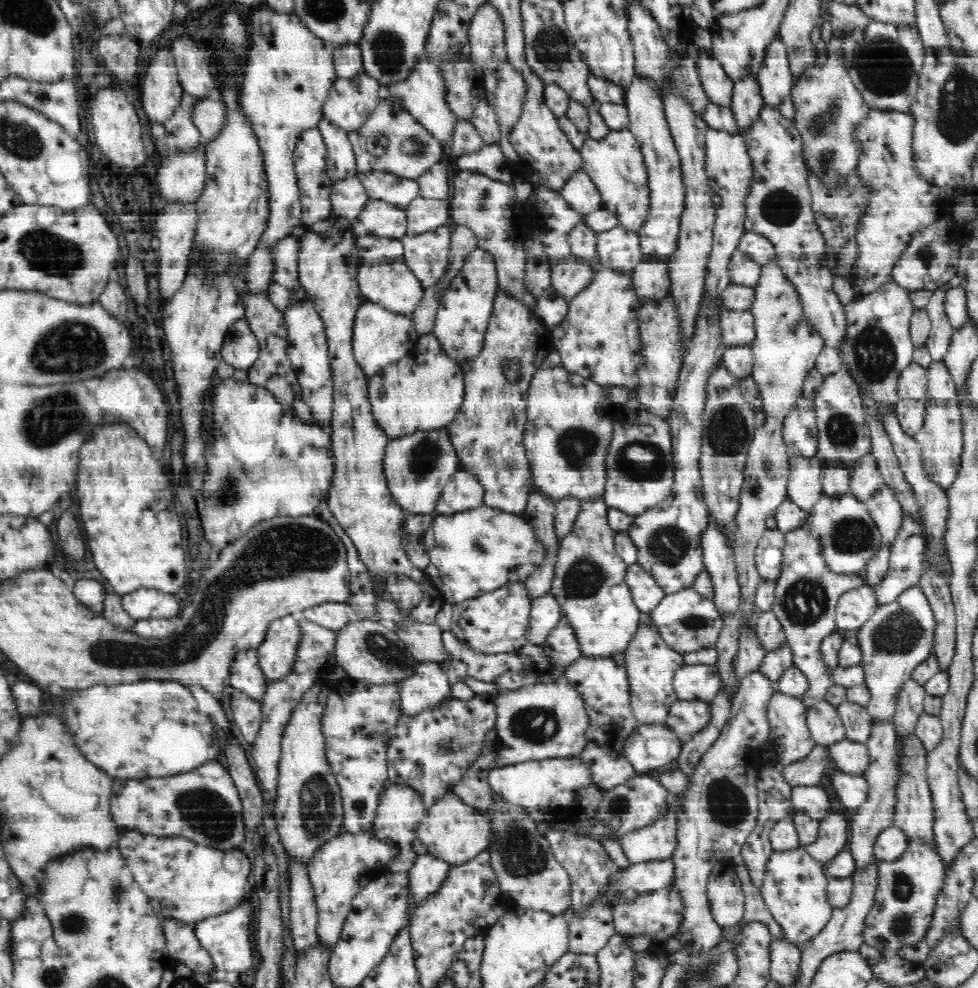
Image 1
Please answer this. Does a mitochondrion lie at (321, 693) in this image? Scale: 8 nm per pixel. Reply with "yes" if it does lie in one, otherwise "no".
no

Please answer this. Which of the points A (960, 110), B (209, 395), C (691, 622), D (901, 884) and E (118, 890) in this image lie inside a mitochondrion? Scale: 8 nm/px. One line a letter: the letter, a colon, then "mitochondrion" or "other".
A: mitochondrion
B: other
C: mitochondrion
D: mitochondrion
E: mitochondrion

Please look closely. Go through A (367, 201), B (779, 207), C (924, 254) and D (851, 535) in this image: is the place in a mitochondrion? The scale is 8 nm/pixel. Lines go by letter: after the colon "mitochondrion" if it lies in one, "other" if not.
A: other
B: mitochondrion
C: mitochondrion
D: mitochondrion

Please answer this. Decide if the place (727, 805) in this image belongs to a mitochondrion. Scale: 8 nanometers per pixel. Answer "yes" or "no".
yes

